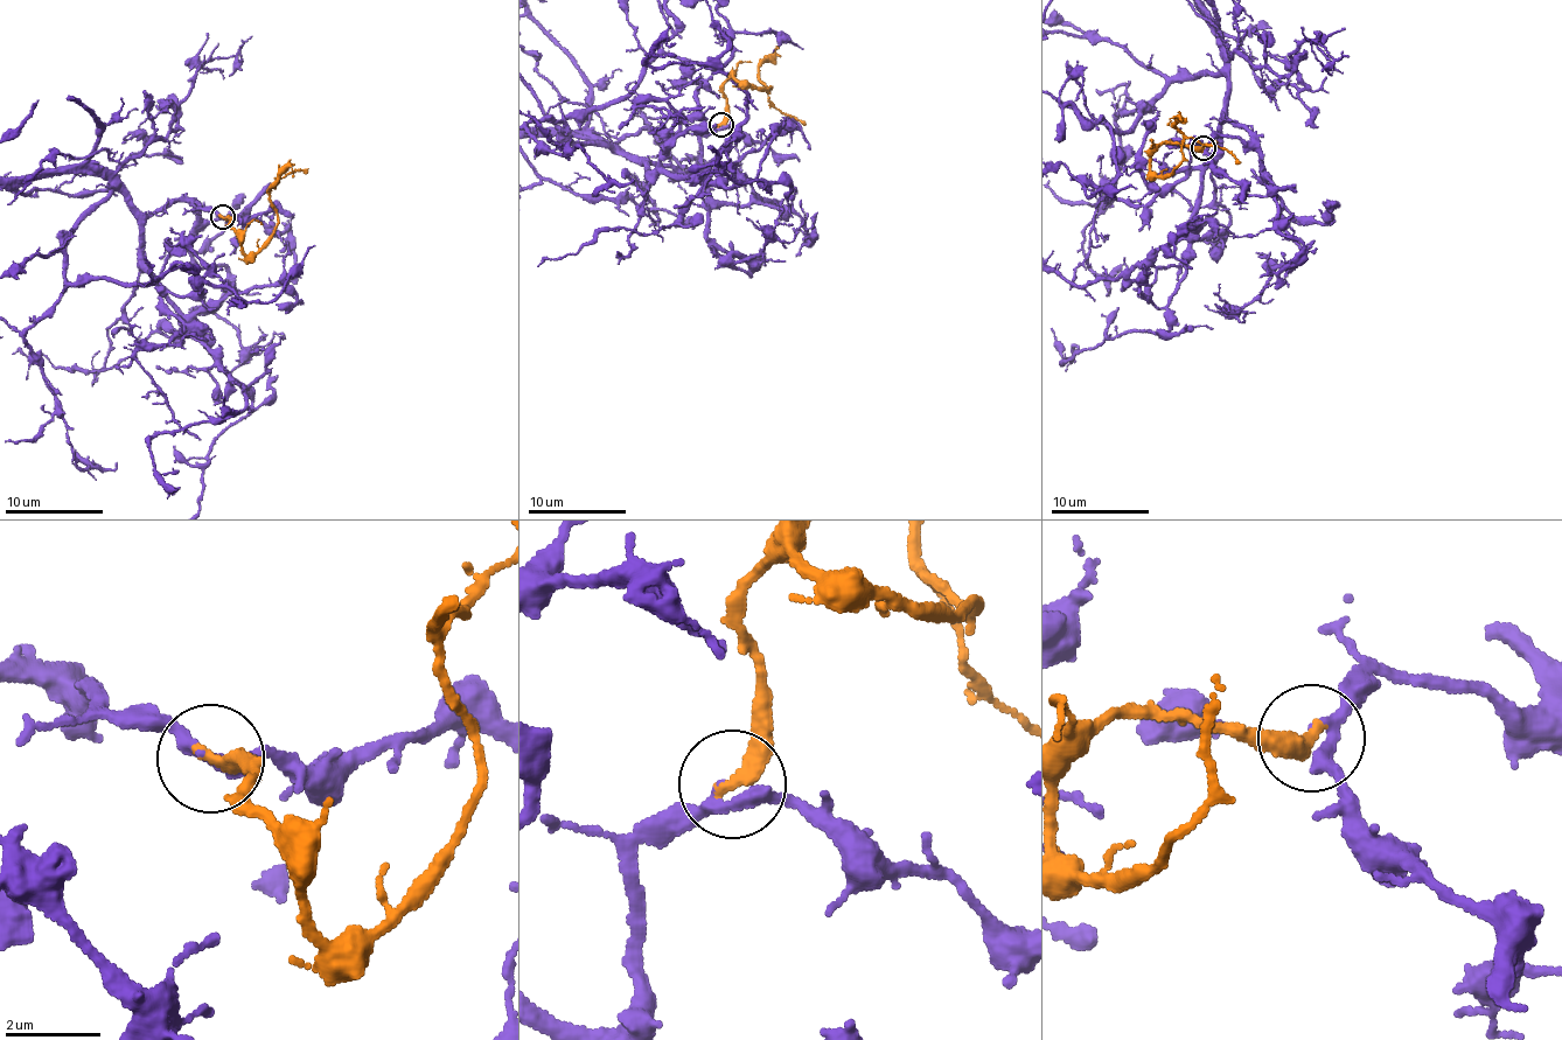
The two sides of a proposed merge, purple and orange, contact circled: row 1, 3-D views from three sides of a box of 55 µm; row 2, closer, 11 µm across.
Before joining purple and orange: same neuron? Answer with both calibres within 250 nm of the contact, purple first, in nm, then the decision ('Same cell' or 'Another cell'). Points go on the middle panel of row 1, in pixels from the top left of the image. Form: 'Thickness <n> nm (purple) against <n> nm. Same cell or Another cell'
Thickness 180 nm (purple) against 380 nm. Same cell

